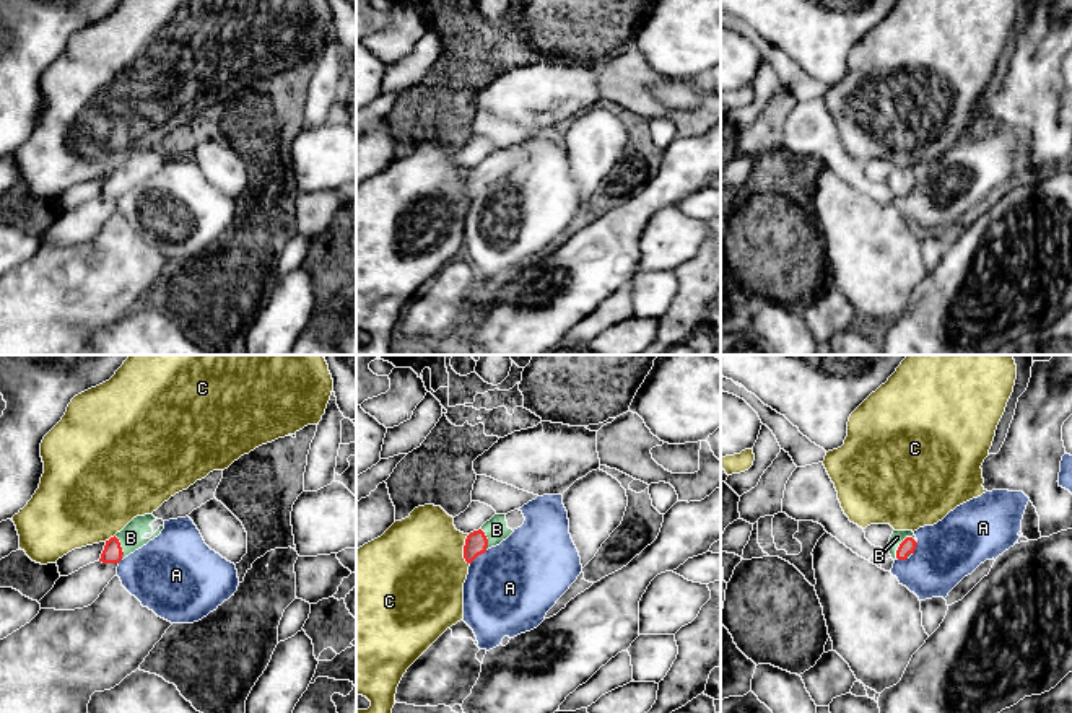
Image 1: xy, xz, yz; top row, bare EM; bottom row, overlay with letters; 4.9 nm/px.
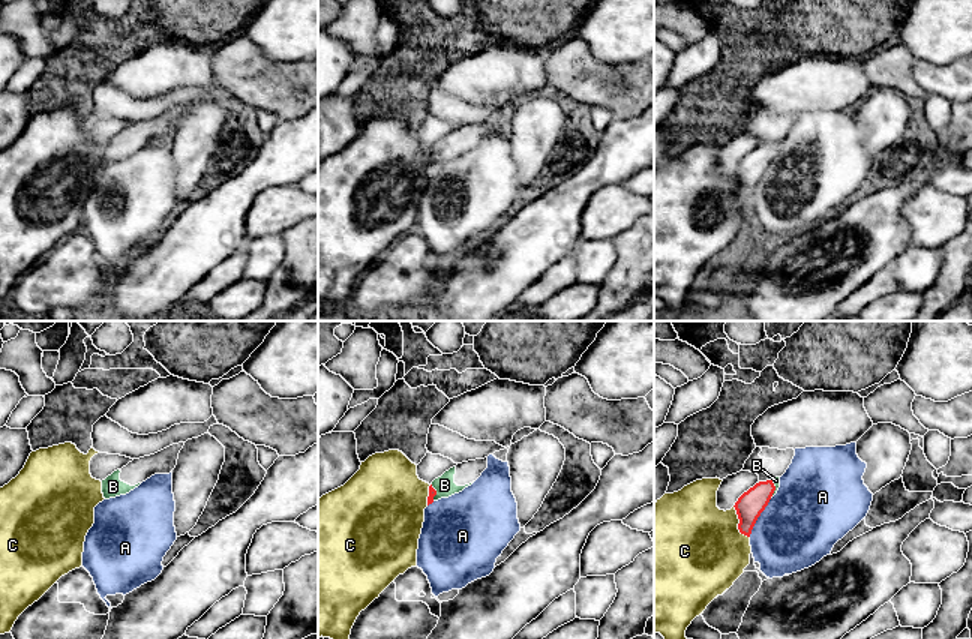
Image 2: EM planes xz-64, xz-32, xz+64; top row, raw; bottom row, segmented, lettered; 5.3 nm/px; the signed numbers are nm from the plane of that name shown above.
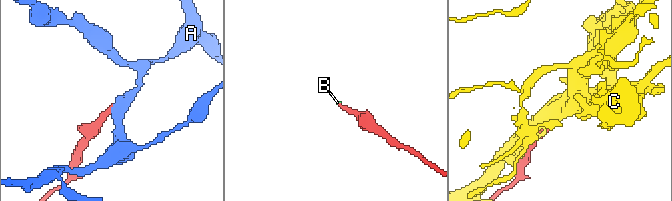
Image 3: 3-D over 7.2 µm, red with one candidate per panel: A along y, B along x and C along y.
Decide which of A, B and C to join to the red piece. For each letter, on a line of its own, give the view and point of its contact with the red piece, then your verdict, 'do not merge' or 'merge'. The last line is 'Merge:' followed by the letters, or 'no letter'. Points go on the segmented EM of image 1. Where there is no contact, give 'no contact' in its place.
A: xz (479, 554) | do not merge
B: yz (900, 546) | merge
C: xz (464, 549) | do not merge
Merge: B

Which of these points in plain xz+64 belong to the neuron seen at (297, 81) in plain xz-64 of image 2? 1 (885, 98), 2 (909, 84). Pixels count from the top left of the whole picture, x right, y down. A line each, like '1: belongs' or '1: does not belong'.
1: does not belong
2: belongs

